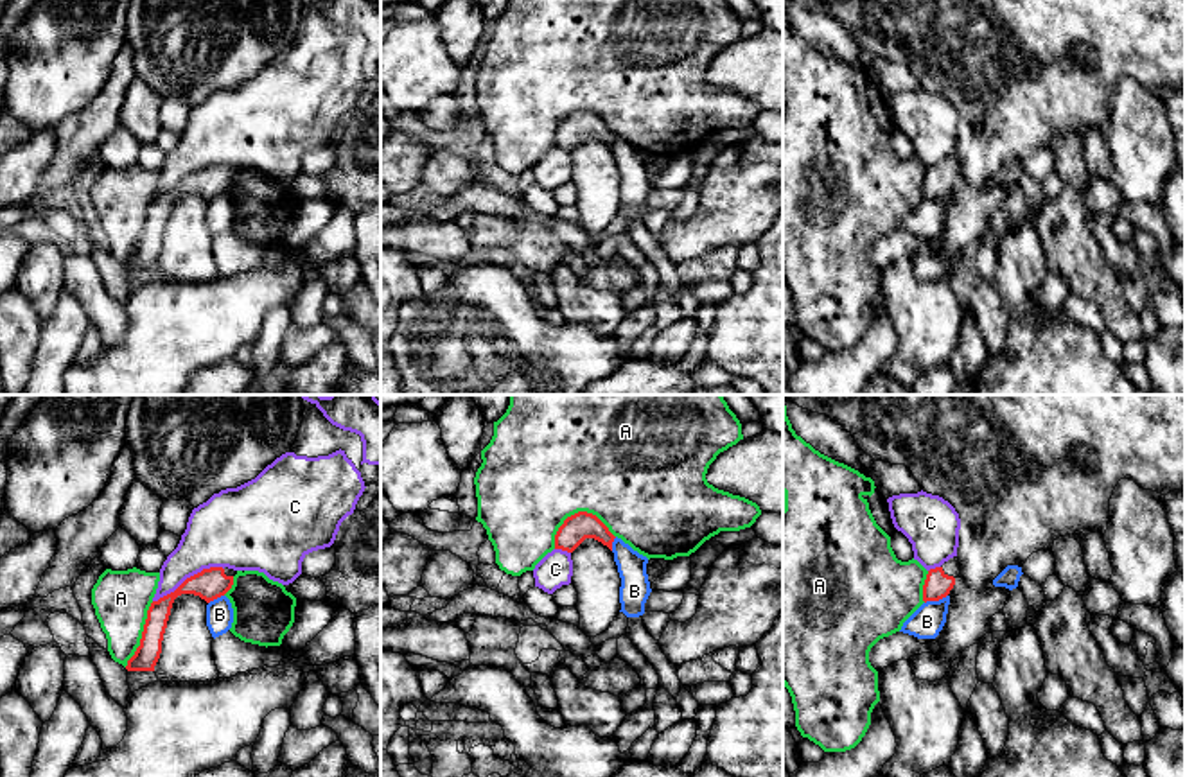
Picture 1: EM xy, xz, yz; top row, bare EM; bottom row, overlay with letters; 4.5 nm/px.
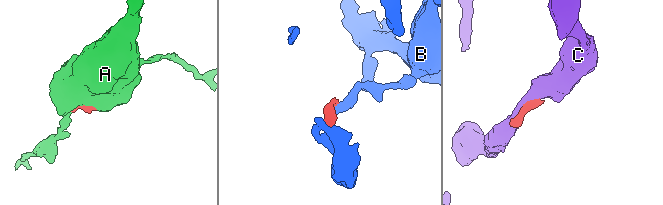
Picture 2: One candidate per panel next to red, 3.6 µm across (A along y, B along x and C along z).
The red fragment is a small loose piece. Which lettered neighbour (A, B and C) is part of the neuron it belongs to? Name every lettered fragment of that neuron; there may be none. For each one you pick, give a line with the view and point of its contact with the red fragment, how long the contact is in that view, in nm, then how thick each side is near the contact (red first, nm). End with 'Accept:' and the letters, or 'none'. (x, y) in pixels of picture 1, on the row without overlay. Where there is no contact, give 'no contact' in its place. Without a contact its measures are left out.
Accept: none

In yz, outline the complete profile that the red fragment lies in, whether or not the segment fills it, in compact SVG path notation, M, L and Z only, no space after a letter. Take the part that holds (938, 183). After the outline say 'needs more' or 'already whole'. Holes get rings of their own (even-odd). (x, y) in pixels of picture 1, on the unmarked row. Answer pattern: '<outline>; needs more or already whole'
M953 154L941 165L930 167L923 183L923 199L939 199L950 192L961 172L959 156Z; needs more

